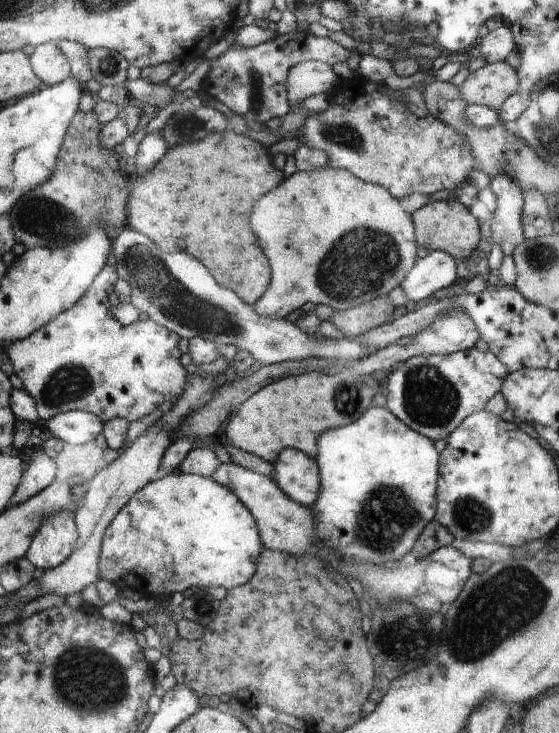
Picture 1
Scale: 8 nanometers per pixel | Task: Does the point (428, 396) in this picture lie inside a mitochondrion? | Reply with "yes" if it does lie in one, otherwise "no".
yes

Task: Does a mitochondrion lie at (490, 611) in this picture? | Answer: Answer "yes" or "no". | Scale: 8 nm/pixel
yes

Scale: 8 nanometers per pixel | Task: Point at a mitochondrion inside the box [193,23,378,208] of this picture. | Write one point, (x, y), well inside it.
(346, 136)

